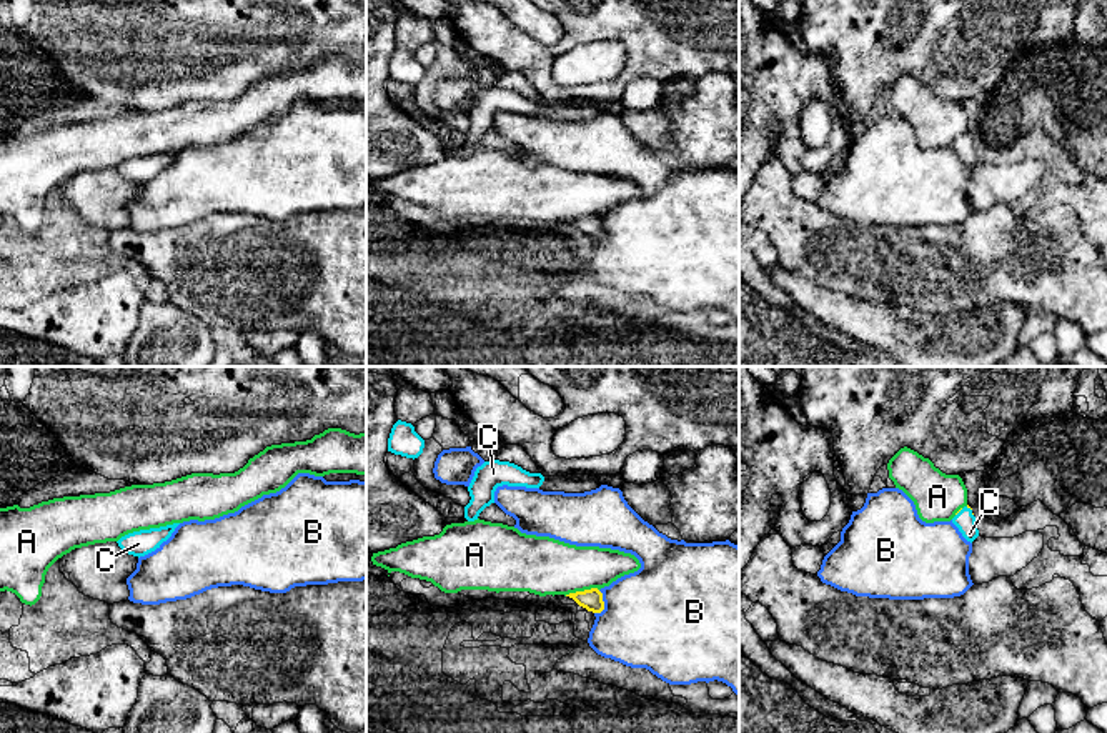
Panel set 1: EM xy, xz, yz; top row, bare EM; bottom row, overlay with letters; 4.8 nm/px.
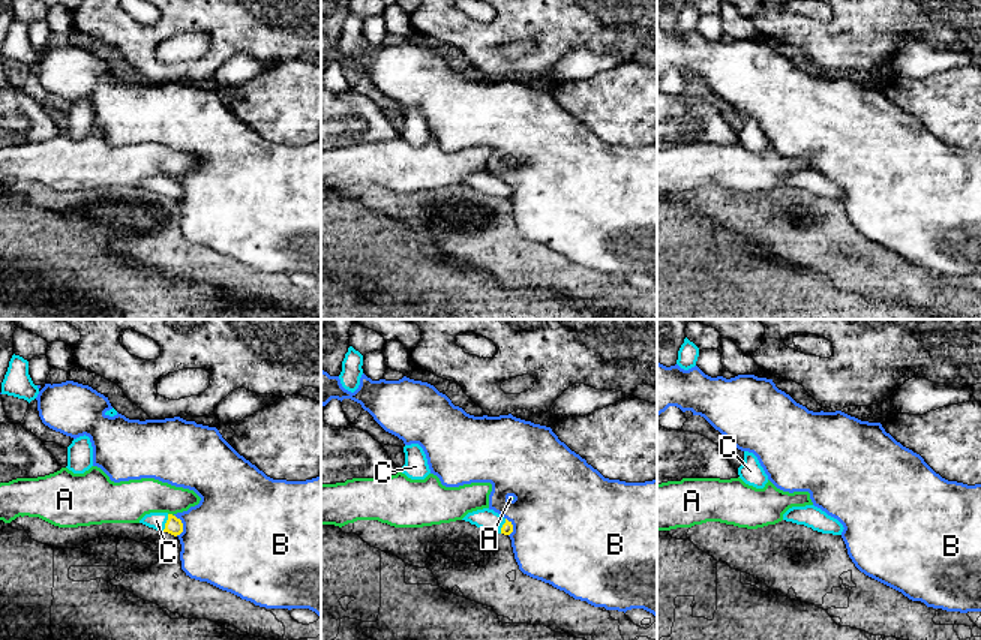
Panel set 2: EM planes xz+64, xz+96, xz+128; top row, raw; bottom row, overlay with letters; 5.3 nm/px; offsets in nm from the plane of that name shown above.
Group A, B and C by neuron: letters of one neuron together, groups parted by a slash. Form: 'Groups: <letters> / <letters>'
Groups: A / B / C

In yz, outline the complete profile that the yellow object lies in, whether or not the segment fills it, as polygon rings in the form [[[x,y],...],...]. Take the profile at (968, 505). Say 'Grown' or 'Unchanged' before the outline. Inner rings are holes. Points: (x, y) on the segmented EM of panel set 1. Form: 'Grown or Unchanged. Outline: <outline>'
Grown. Outline: [[[969,505],[961,508],[956,513],[956,516],[952,518],[952,523],[959,528],[959,531],[962,533],[962,536],[967,541],[972,543],[979,536],[975,516],[974,516],[972,508]]]

